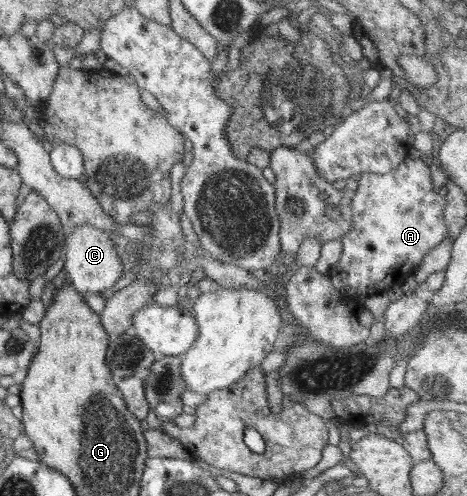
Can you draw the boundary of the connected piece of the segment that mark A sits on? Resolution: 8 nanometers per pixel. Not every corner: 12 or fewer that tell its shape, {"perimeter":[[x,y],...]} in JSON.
{"perimeter":[[406,158],[363,172],[333,269],[354,294],[402,285],[448,237],[446,197]]}

